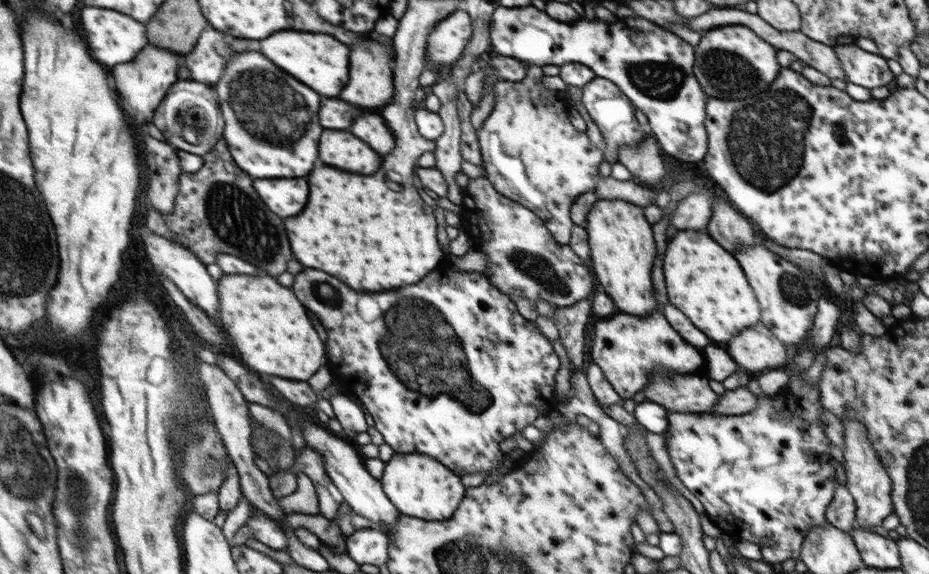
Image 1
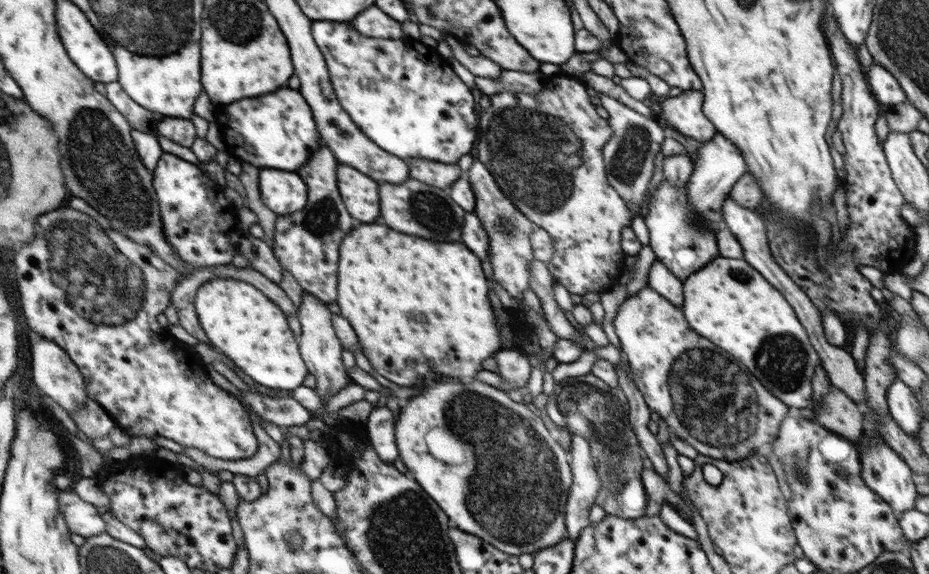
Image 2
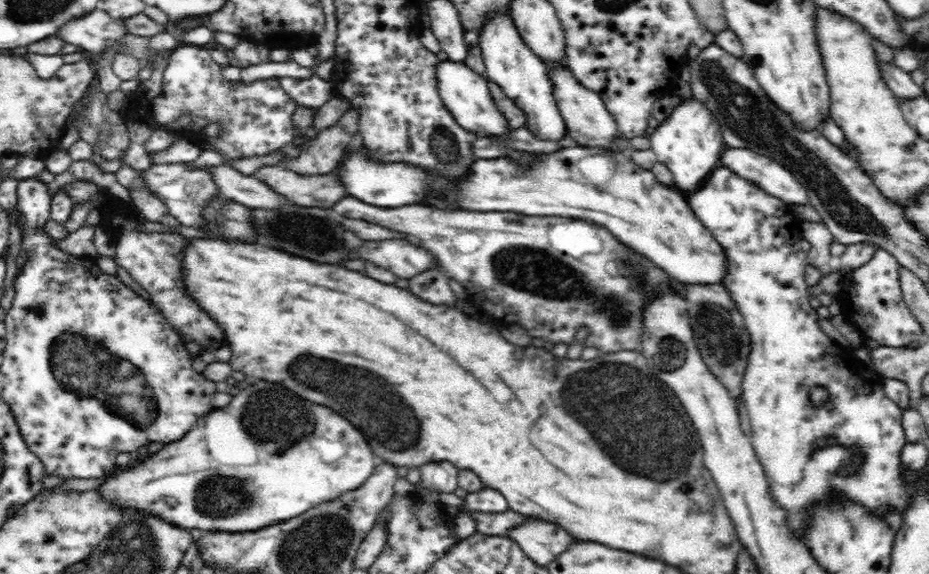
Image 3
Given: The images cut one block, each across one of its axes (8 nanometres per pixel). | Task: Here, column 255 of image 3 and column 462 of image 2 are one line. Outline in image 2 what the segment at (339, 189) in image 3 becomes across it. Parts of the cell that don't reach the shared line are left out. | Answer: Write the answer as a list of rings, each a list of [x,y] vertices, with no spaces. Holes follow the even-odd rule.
[[[414,158],[414,160],[408,160],[408,166],[410,166],[410,178],[416,178],[424,184],[434,184],[436,188],[446,188],[446,190],[460,177],[465,176],[457,164]]]

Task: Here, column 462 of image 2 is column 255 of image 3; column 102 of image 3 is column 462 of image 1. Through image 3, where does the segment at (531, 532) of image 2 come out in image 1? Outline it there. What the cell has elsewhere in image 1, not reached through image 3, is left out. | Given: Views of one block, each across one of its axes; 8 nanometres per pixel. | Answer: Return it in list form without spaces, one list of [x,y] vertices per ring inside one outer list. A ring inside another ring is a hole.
[[[394,453],[390,460],[385,462],[383,475],[379,481],[386,496],[402,515],[427,521],[448,520],[457,510],[466,489],[460,477],[454,474],[445,464],[438,462],[431,456],[420,453]]]

